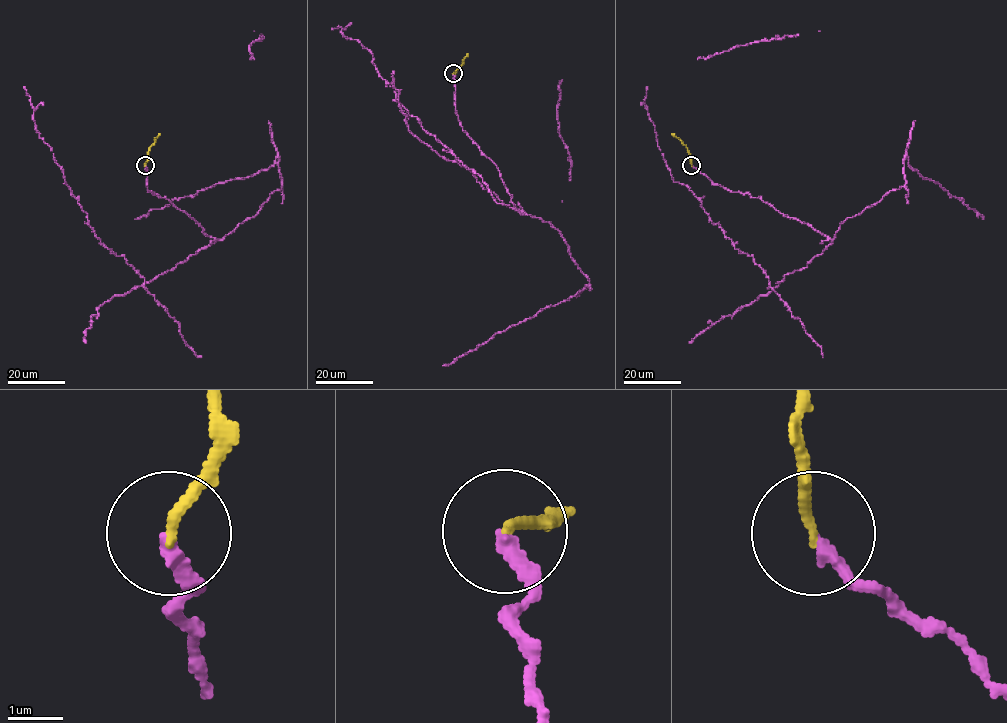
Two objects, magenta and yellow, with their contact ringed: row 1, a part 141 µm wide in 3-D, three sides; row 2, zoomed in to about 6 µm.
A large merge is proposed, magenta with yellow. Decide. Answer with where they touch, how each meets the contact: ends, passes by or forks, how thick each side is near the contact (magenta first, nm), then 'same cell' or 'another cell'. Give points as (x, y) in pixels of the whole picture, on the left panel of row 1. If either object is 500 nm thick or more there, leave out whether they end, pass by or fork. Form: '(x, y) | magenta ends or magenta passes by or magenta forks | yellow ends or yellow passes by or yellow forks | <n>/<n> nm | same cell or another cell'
(145, 165) | magenta ends | yellow ends | 240/180 nm | same cell

